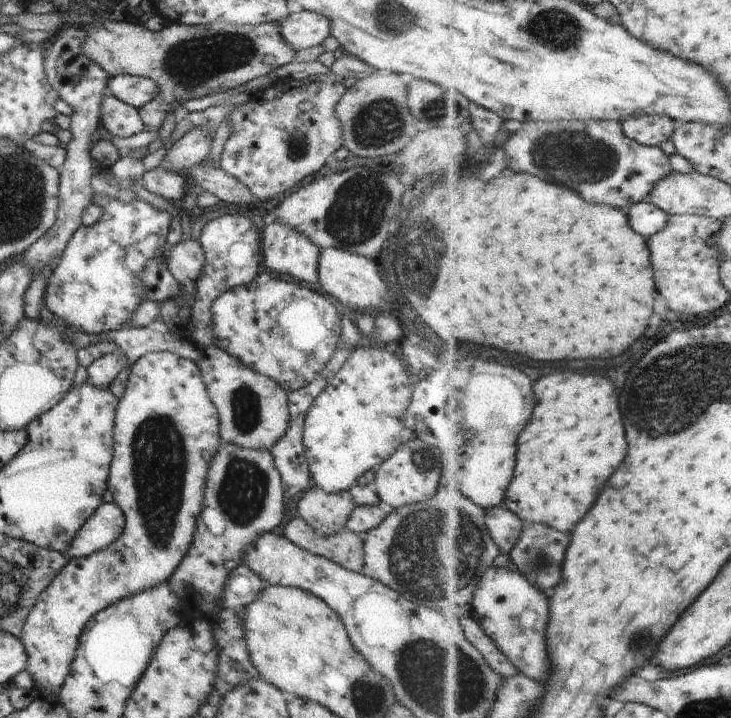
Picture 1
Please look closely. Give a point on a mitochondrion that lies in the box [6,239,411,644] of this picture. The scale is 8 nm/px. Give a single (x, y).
(158, 457)

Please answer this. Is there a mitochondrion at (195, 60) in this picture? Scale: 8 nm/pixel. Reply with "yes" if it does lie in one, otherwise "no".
yes

